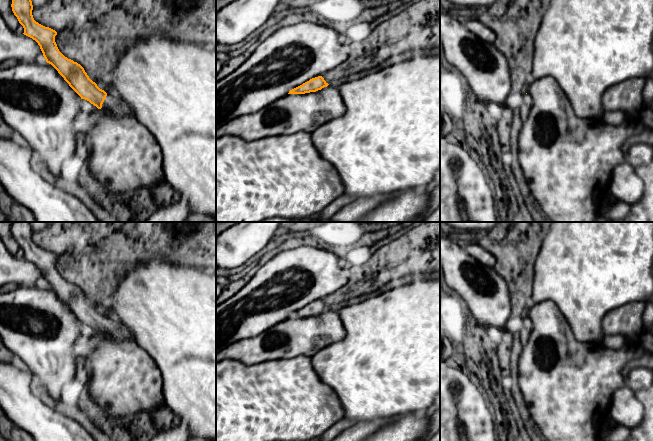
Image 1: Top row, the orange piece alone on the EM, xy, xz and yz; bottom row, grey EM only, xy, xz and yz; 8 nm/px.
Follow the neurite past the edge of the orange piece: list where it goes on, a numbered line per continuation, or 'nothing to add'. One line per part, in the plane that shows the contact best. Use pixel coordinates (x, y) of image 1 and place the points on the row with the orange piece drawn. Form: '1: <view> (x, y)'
1: xy (113, 103)

